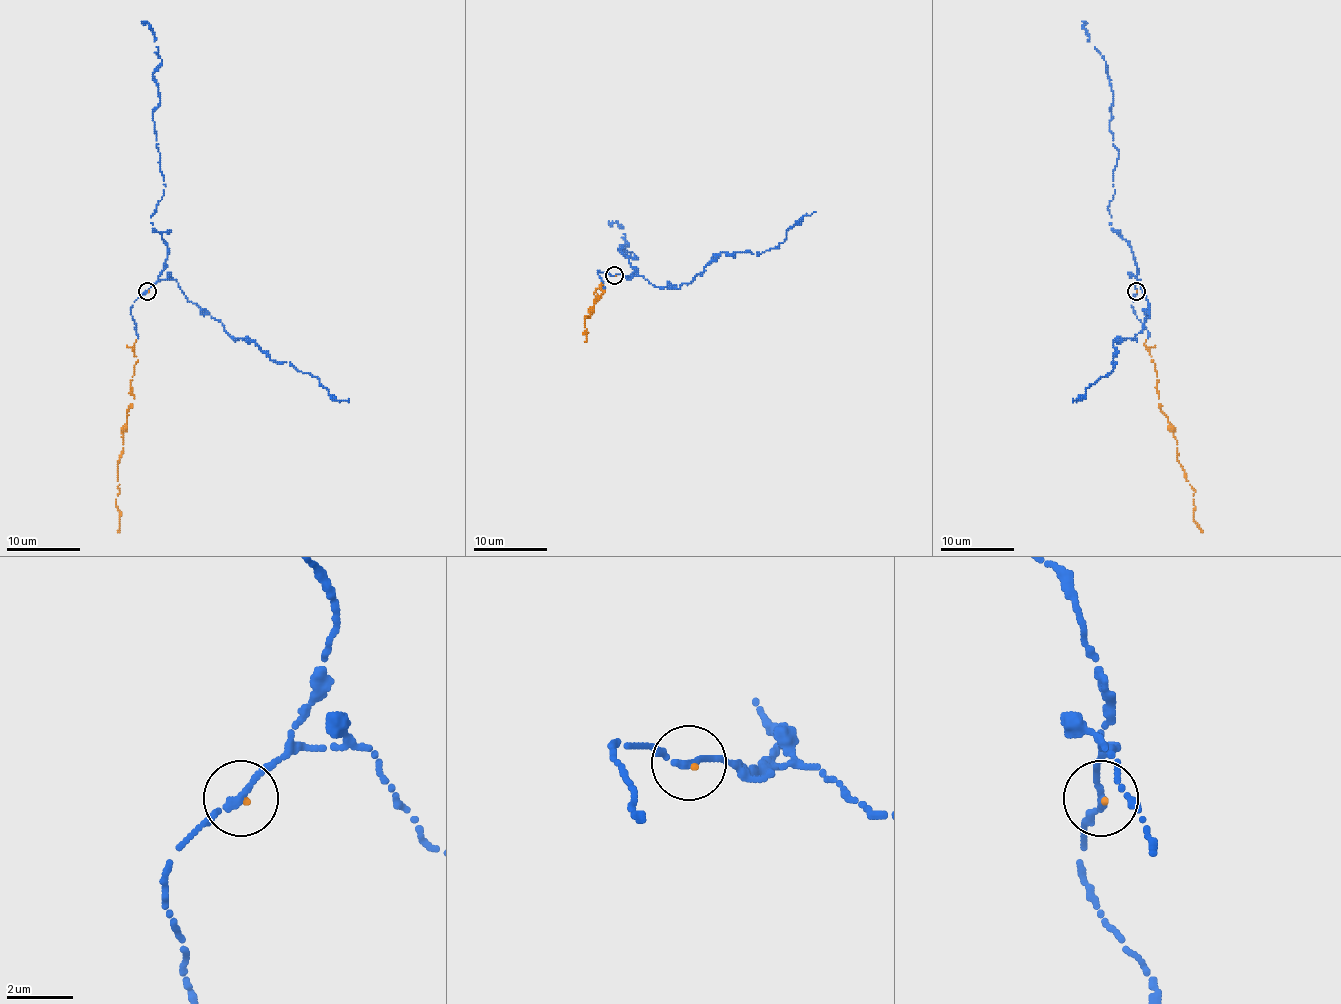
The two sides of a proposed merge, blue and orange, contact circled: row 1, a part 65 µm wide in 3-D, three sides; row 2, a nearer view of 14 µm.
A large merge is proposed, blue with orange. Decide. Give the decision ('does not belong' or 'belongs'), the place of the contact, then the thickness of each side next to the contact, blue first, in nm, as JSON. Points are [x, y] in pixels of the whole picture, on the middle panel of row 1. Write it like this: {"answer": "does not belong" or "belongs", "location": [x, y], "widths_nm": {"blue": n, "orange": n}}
{"answer": "belongs", "location": [614, 275], "widths_nm": {"blue": 200, "orange": 90}}

